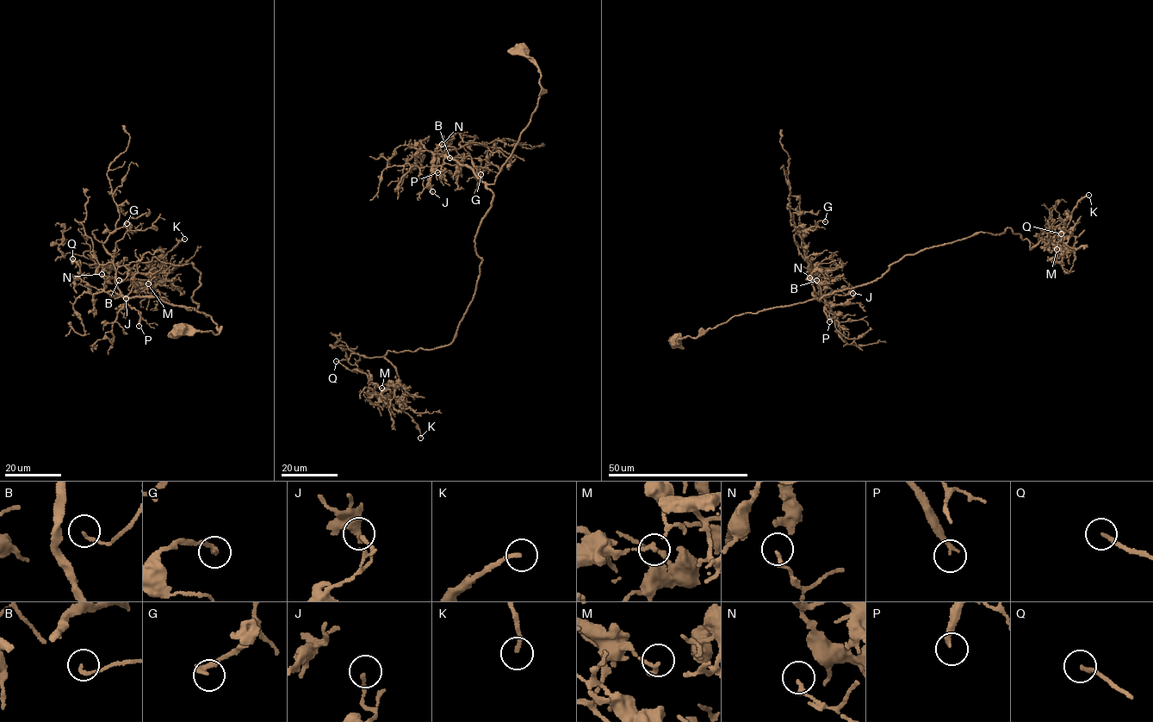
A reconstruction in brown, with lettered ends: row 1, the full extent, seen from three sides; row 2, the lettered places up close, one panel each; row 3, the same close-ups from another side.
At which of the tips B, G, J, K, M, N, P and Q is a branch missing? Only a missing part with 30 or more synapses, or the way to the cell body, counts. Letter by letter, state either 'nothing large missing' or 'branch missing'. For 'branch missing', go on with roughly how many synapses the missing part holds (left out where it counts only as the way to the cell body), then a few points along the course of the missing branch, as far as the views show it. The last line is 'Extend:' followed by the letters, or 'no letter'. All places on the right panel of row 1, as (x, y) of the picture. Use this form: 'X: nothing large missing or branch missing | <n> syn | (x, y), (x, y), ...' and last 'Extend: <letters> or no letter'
B: nothing large missing
G: nothing large missing
J: nothing large missing
K: nothing large missing
M: nothing large missing
N: nothing large missing
P: nothing large missing
Q: branch missing | 70 syn | (1061, 233), (1063, 230), (1063, 221), (1072, 218), (1069, 224)
Extend: Q

